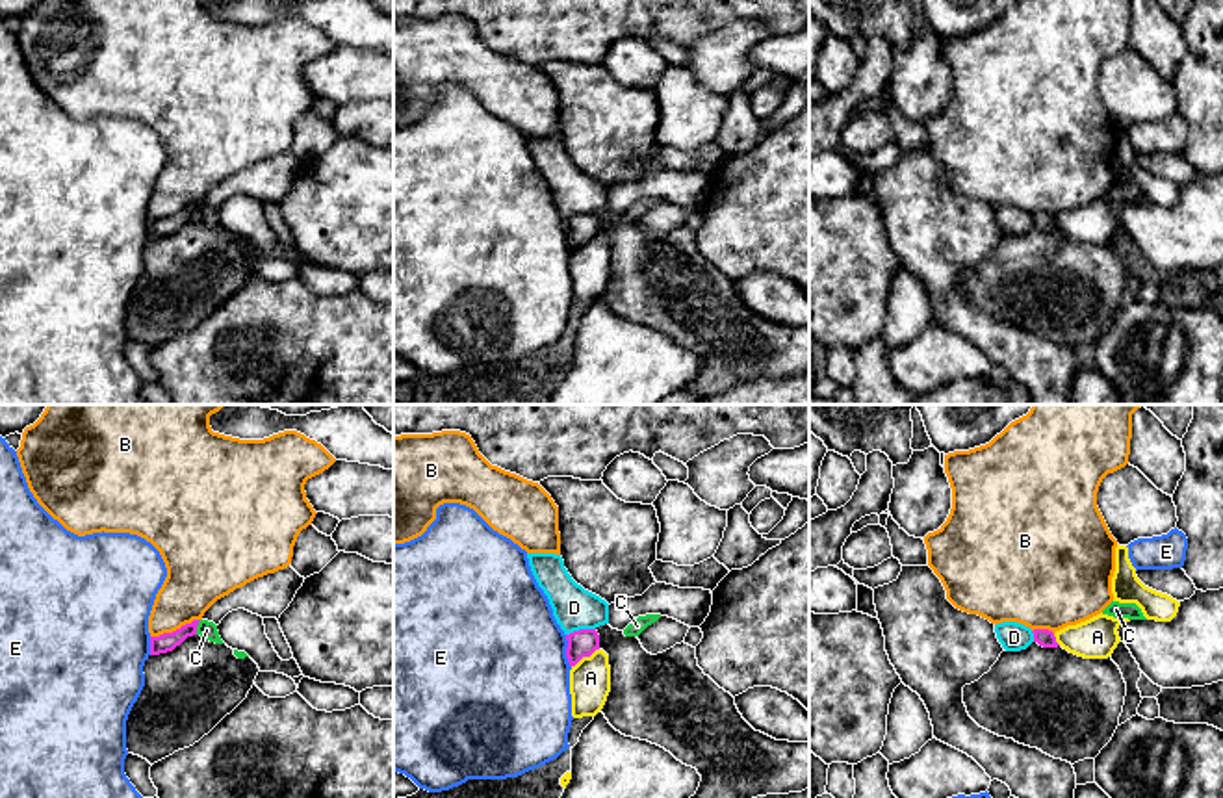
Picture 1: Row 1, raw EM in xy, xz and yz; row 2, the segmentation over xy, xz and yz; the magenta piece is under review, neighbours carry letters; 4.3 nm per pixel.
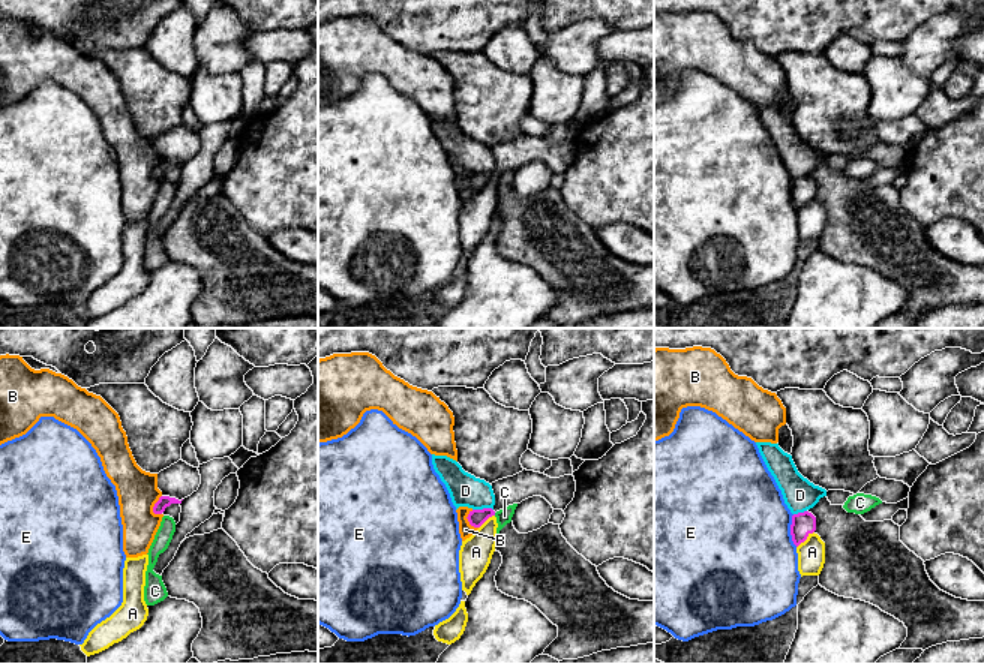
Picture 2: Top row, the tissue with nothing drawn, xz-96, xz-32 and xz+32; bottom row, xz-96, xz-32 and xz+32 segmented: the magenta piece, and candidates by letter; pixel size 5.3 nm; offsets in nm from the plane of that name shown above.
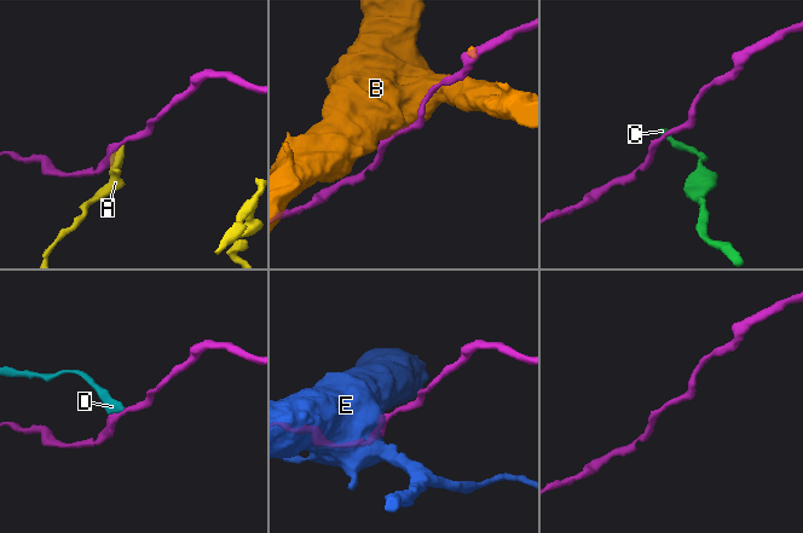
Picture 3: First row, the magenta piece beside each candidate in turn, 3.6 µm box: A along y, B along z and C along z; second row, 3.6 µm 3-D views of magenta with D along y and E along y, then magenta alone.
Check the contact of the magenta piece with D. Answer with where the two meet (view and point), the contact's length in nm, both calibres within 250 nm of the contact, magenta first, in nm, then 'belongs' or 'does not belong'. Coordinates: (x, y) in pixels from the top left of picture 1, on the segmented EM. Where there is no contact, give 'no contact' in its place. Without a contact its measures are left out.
contact xz (579, 630); length 130 nm; calibres 120 and 190 nm; does not belong

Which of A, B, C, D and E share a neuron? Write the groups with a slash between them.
A / B / C / D / E

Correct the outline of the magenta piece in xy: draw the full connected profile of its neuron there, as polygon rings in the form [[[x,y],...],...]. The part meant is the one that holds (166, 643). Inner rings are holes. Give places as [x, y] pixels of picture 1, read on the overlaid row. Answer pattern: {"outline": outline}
{"outline": [[[193,620],[191,624],[182,625],[173,633],[163,633],[160,637],[150,637],[150,655],[160,655],[173,651],[180,646],[187,637],[197,635],[197,625],[200,620]]]}

